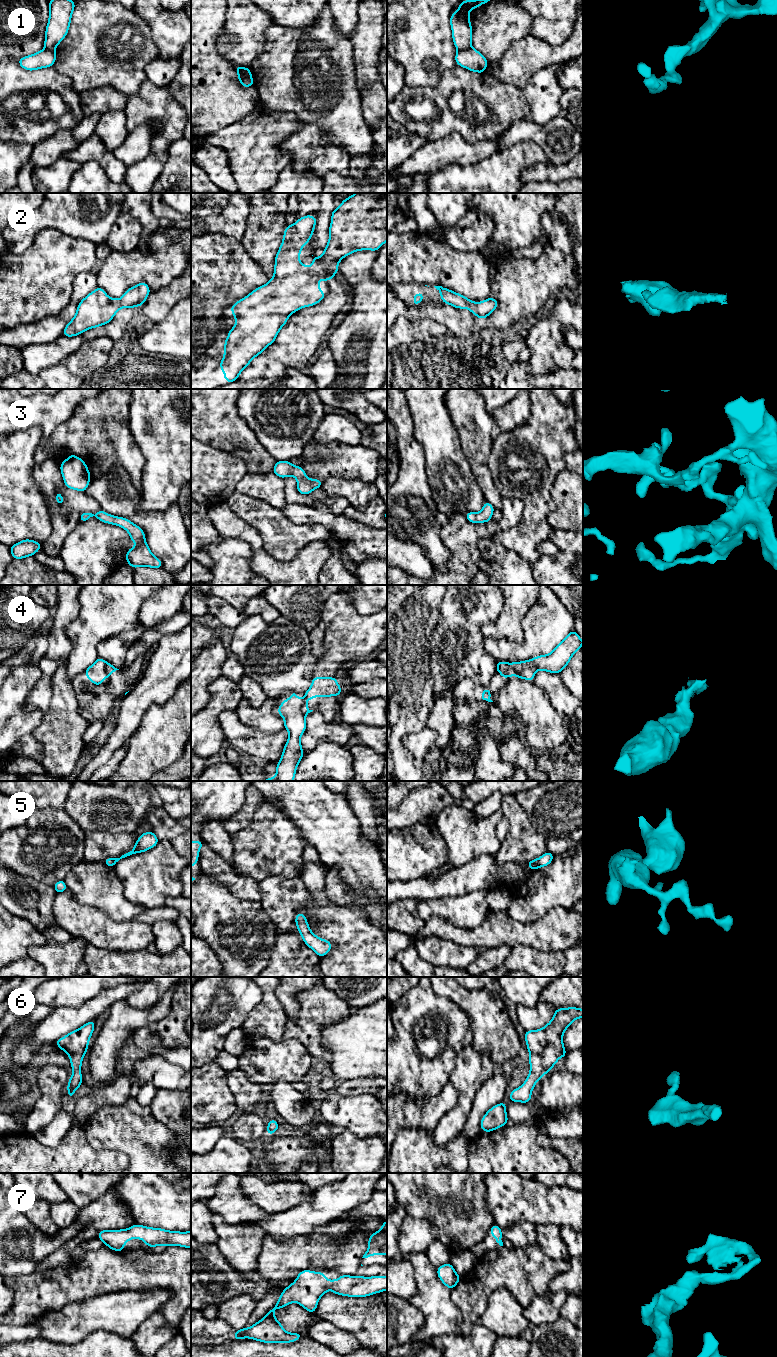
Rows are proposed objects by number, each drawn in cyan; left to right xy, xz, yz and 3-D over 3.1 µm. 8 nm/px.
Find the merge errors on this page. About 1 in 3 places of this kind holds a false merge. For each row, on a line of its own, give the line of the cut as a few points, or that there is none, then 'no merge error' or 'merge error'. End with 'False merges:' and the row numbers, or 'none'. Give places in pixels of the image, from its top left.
1: yz (471, 46), (458, 51) | merge error
2: no cut | no merge error
3: no cut | no merge error
4: xz (302, 699), (301, 712), (304, 716) | merge error
5: no cut | no merge error
6: no cut | no merge error
7: no cut | no merge error
False merges: 1, 4

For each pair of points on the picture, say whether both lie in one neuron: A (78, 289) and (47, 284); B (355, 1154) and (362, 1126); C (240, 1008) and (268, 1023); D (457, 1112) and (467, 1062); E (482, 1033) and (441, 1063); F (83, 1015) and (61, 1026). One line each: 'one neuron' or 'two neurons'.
A: two neurons
B: two neurons
C: two neurons
D: one neuron
E: two neurons
F: one neuron

